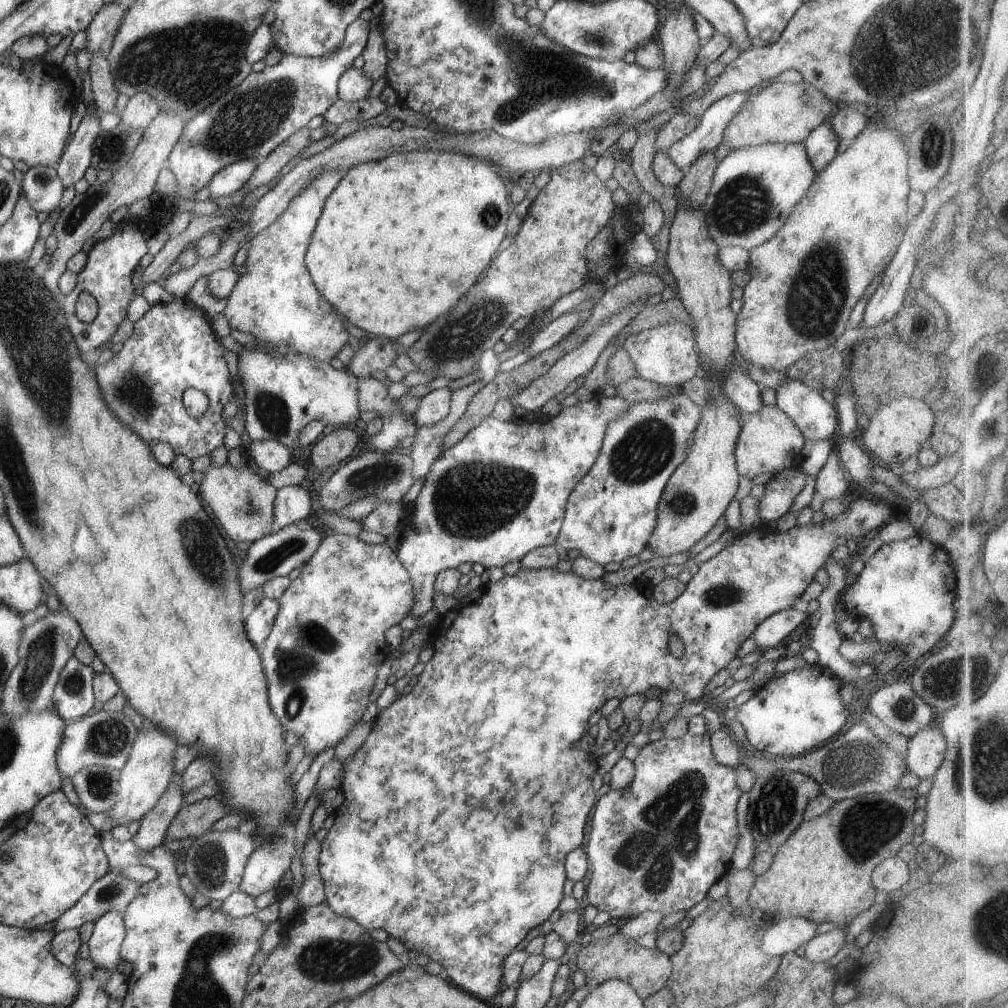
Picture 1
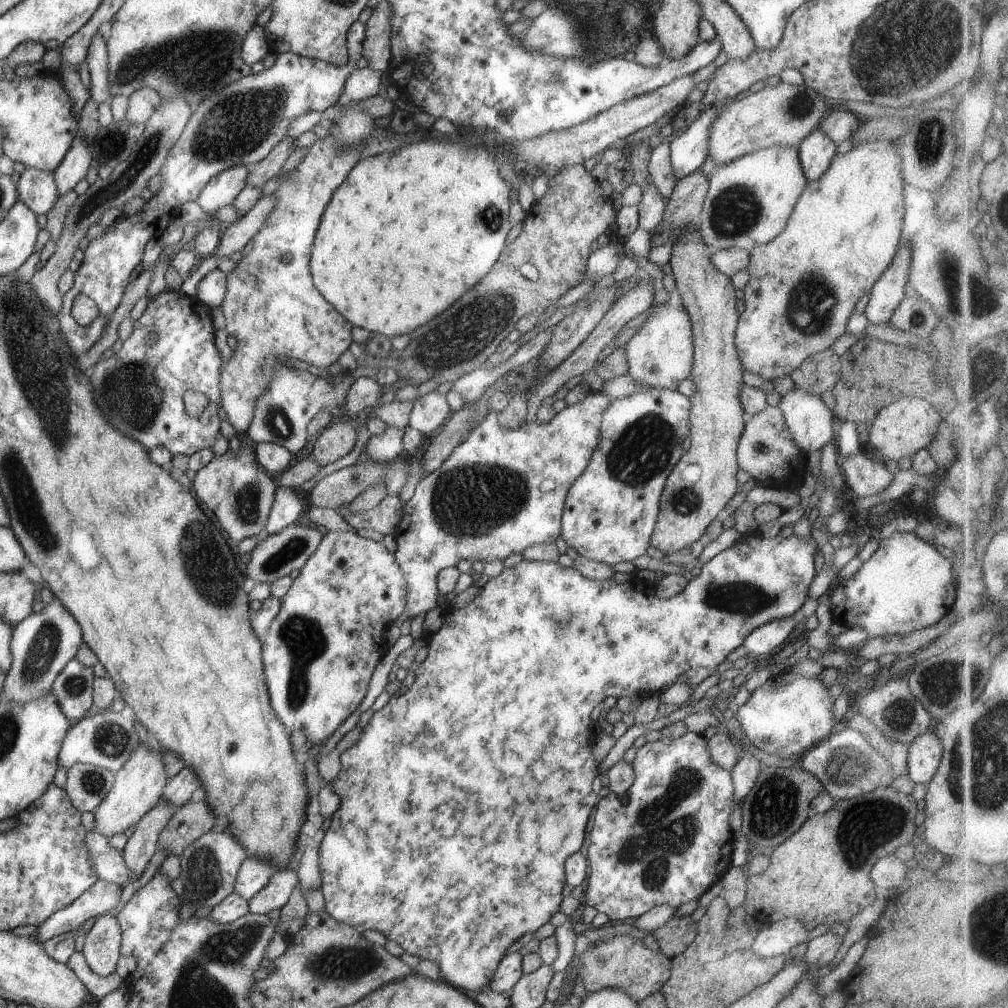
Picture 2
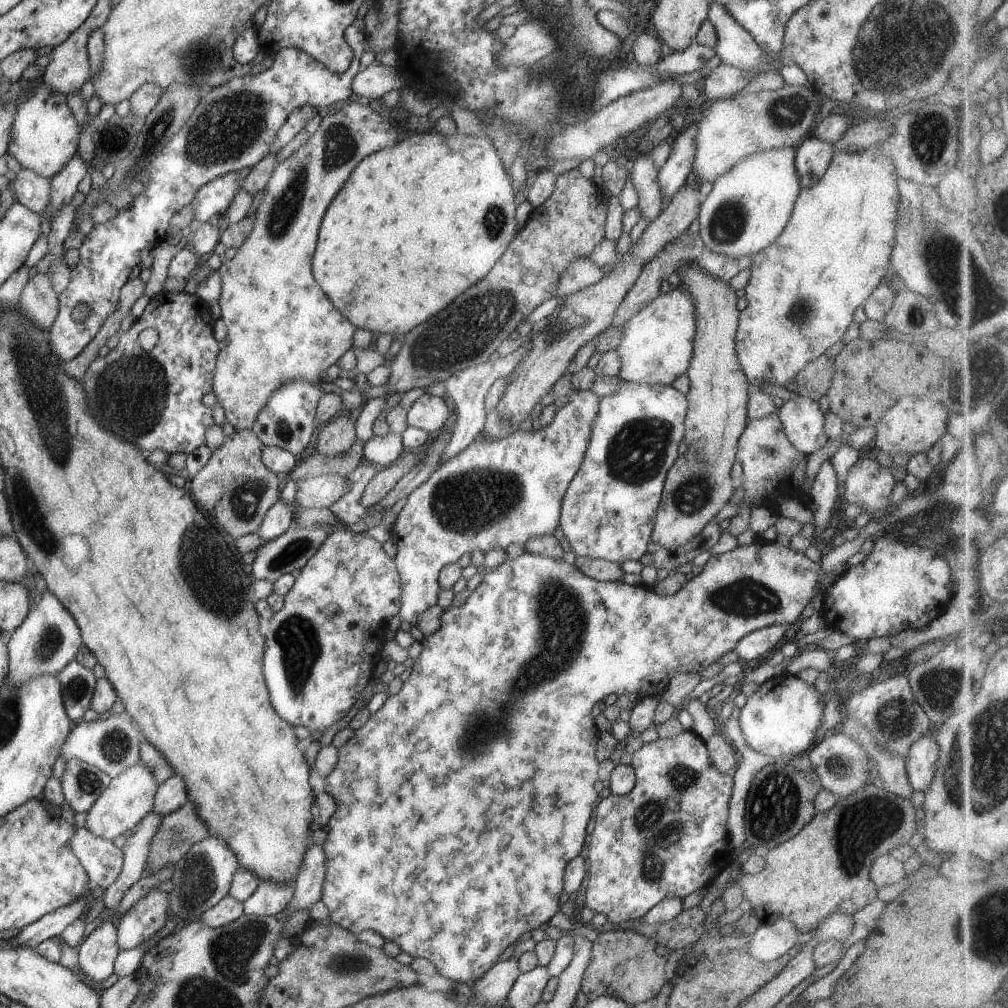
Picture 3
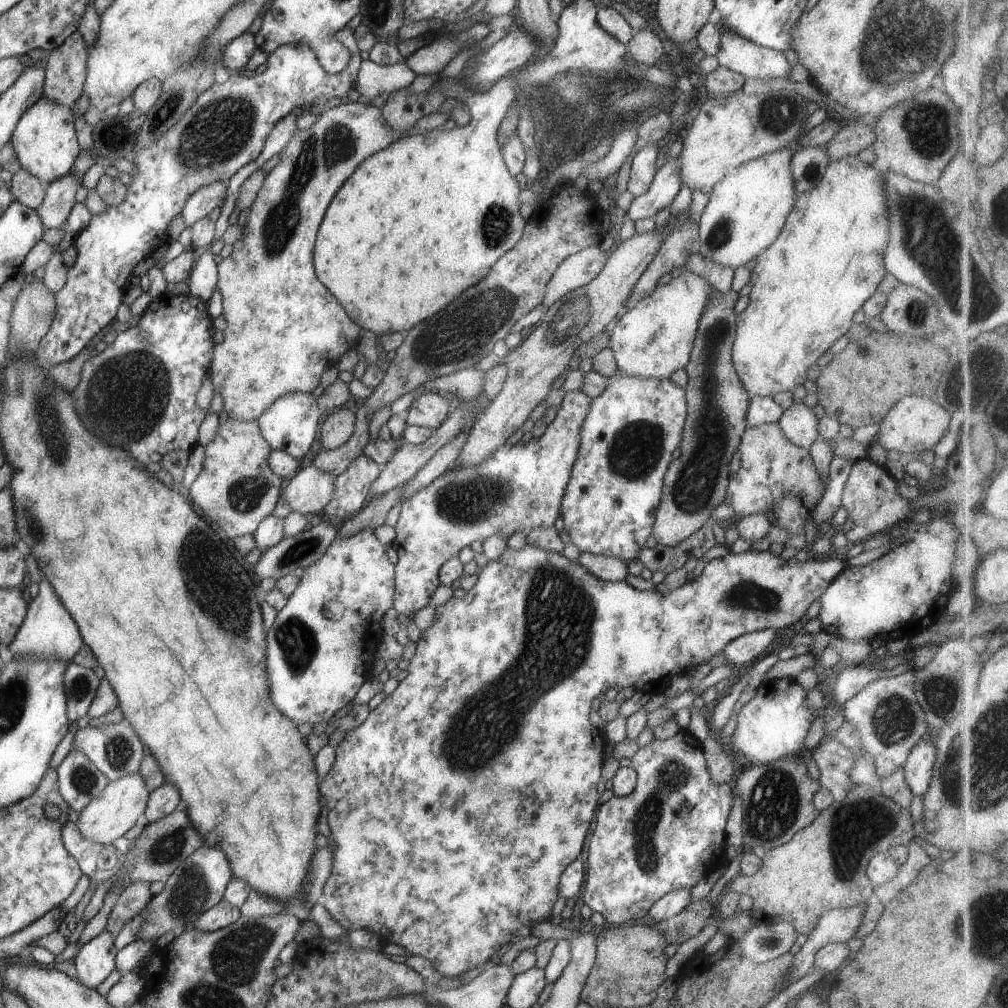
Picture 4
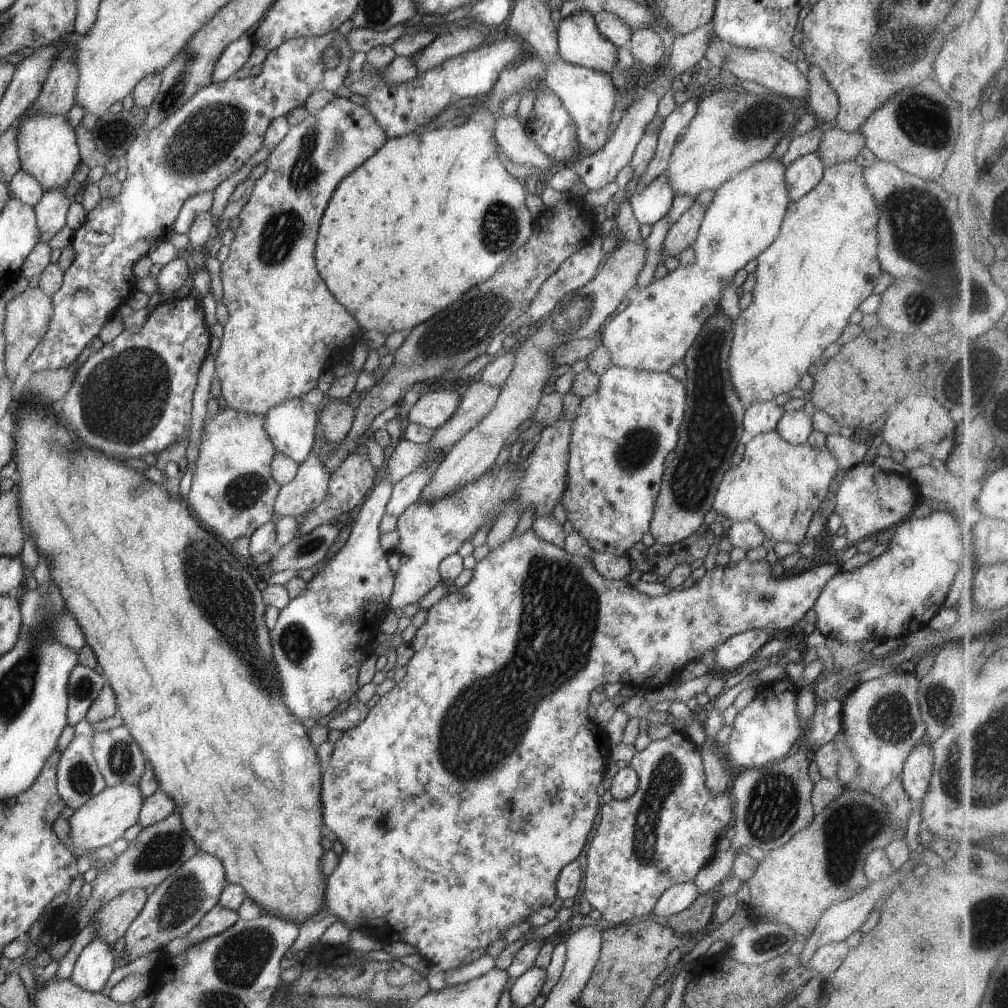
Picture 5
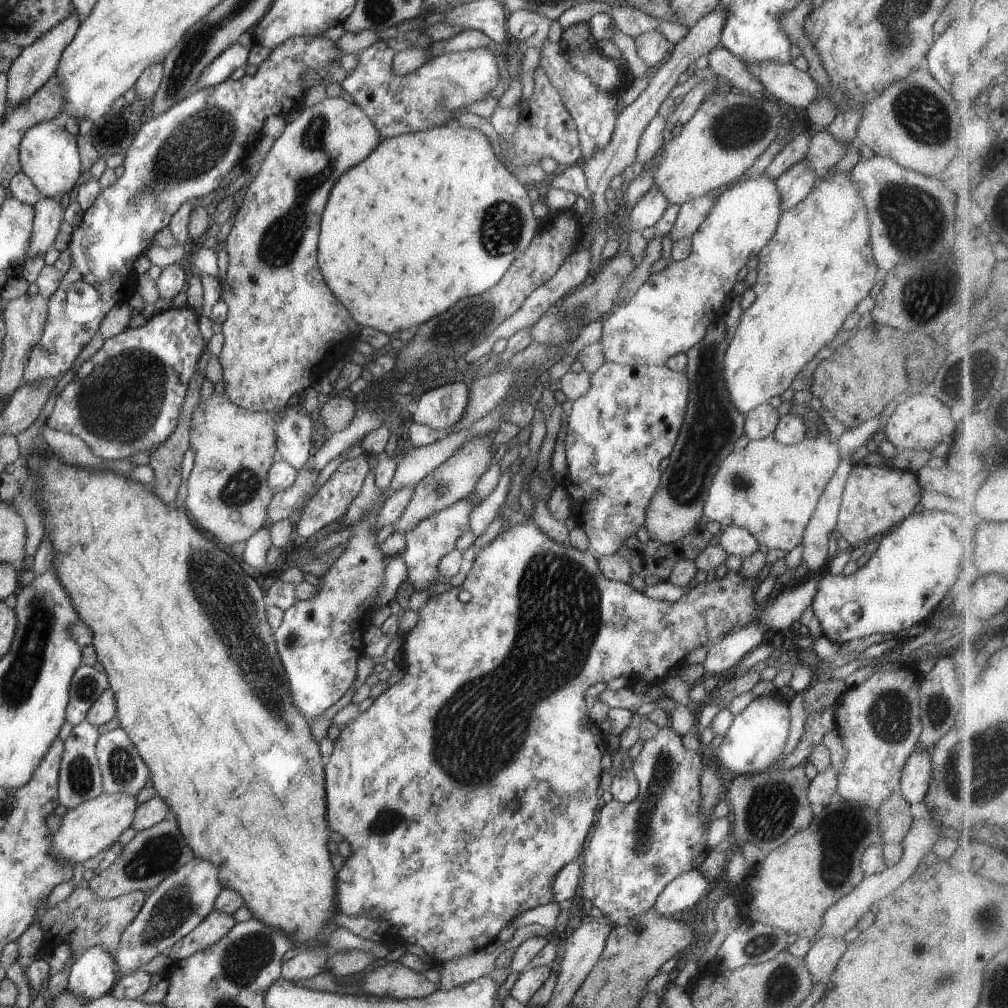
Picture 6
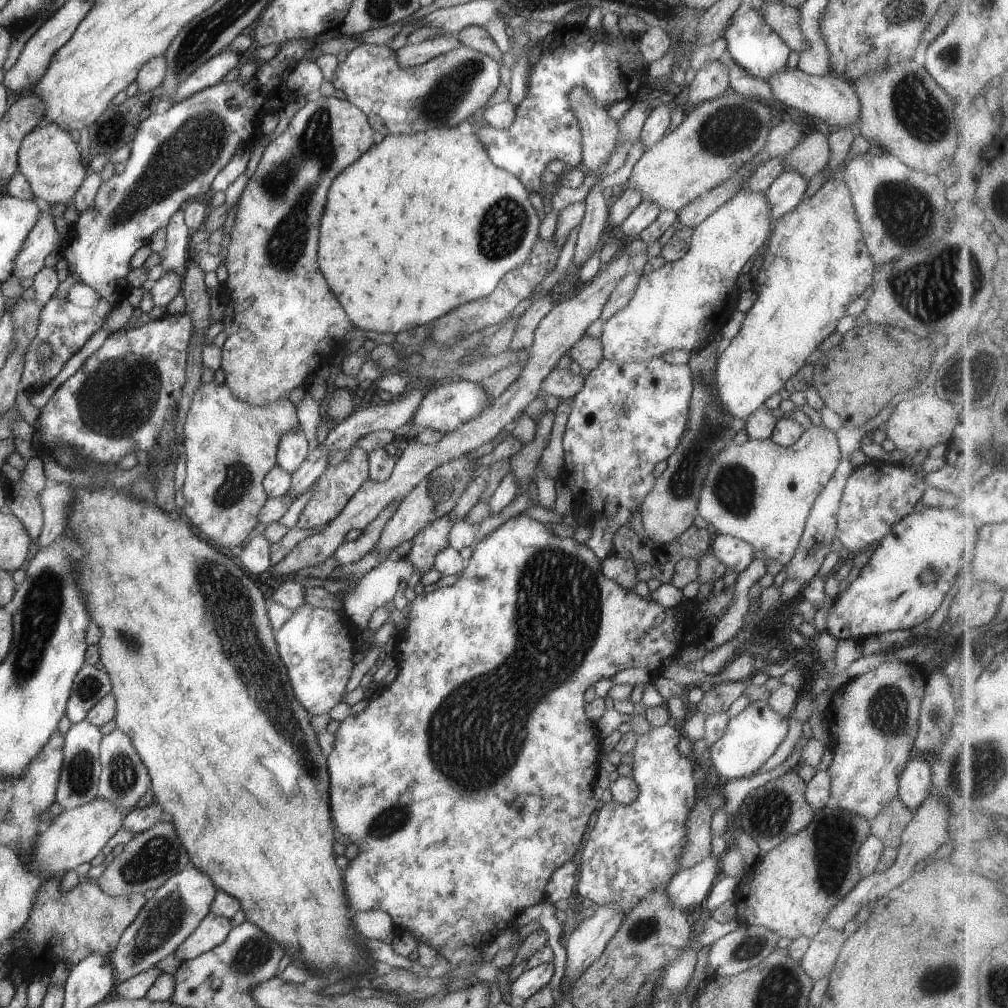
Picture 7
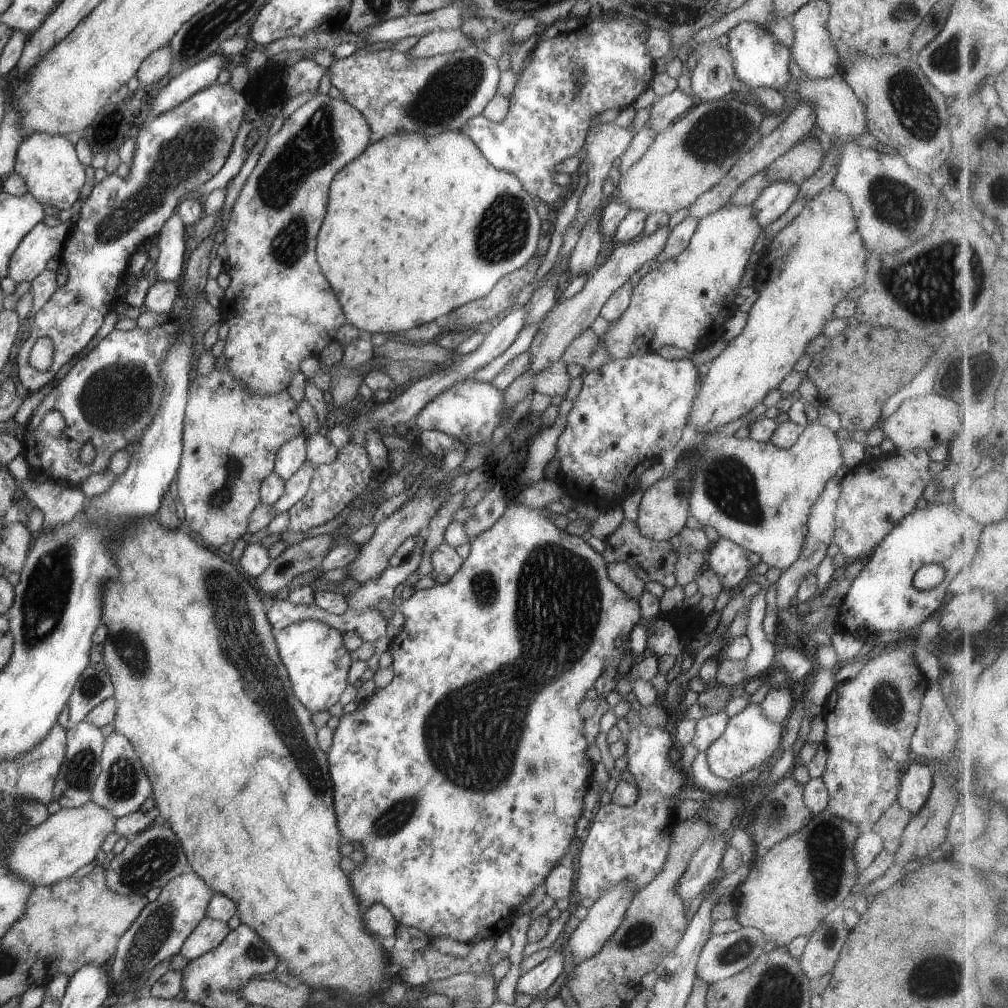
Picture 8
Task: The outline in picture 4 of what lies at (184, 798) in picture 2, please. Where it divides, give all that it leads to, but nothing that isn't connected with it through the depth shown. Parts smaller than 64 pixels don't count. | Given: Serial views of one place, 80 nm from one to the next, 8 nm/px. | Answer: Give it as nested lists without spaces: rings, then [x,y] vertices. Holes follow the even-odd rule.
[[[165,782],[160,788],[152,791],[146,804],[146,820],[148,823],[154,823],[175,812],[182,805],[180,792],[176,790],[174,784]]]

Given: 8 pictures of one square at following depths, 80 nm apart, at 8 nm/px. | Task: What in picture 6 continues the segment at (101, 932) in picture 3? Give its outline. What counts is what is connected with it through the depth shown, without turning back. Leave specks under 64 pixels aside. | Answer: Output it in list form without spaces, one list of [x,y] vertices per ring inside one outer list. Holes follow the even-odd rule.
[[[94,946],[72,964],[66,990],[84,1000],[96,1000],[110,992],[116,982],[114,958],[100,946]]]

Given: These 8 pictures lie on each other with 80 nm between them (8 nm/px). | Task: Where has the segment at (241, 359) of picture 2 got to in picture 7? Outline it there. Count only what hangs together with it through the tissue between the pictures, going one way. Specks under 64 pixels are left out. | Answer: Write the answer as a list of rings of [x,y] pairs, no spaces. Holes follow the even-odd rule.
[[[321,97],[314,102],[307,102],[303,108],[300,108],[294,114],[288,128],[280,134],[274,141],[264,150],[262,160],[258,163],[258,168],[248,180],[242,196],[240,196],[237,204],[234,224],[230,232],[230,244],[228,246],[228,254],[226,254],[225,265],[228,269],[228,280],[222,284],[221,299],[224,301],[226,308],[224,318],[222,318],[222,326],[224,332],[228,335],[226,342],[222,347],[221,367],[222,372],[226,374],[226,386],[230,386],[230,390],[234,392],[234,398],[238,398],[240,402],[246,402],[251,406],[264,406],[270,402],[276,402],[280,398],[288,399],[290,392],[294,388],[303,387],[305,390],[313,380],[315,373],[319,367],[330,364],[330,358],[343,348],[343,338],[346,332],[350,332],[356,328],[350,318],[346,316],[346,312],[342,310],[340,302],[330,290],[328,282],[324,279],[318,266],[317,254],[320,218],[322,218],[327,202],[327,193],[338,174],[345,170],[352,162],[356,162],[360,156],[366,154],[372,146],[374,146],[374,138],[372,138],[374,130],[368,122],[368,118],[356,106],[353,106],[347,100],[339,100],[338,98]]]

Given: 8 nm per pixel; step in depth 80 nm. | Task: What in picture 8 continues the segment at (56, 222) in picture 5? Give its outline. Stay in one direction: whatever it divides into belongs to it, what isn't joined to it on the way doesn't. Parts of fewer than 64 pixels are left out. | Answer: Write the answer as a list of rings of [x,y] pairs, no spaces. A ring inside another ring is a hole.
[[[40,222],[26,234],[21,245],[10,258],[7,277],[17,286],[21,282],[31,282],[41,274],[50,259],[58,259],[68,240],[71,224],[61,223],[52,228]]]

